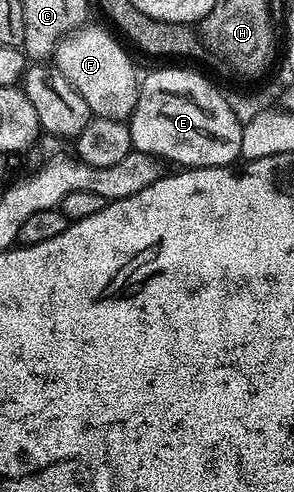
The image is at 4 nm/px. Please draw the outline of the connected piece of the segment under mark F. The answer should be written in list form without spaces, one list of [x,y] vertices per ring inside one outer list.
[[[90,27],[77,28],[58,43],[52,57],[53,67],[58,68],[68,82],[72,82],[76,94],[88,102],[94,116],[129,121],[138,101],[140,71],[133,58],[122,49],[123,41],[109,27]]]

